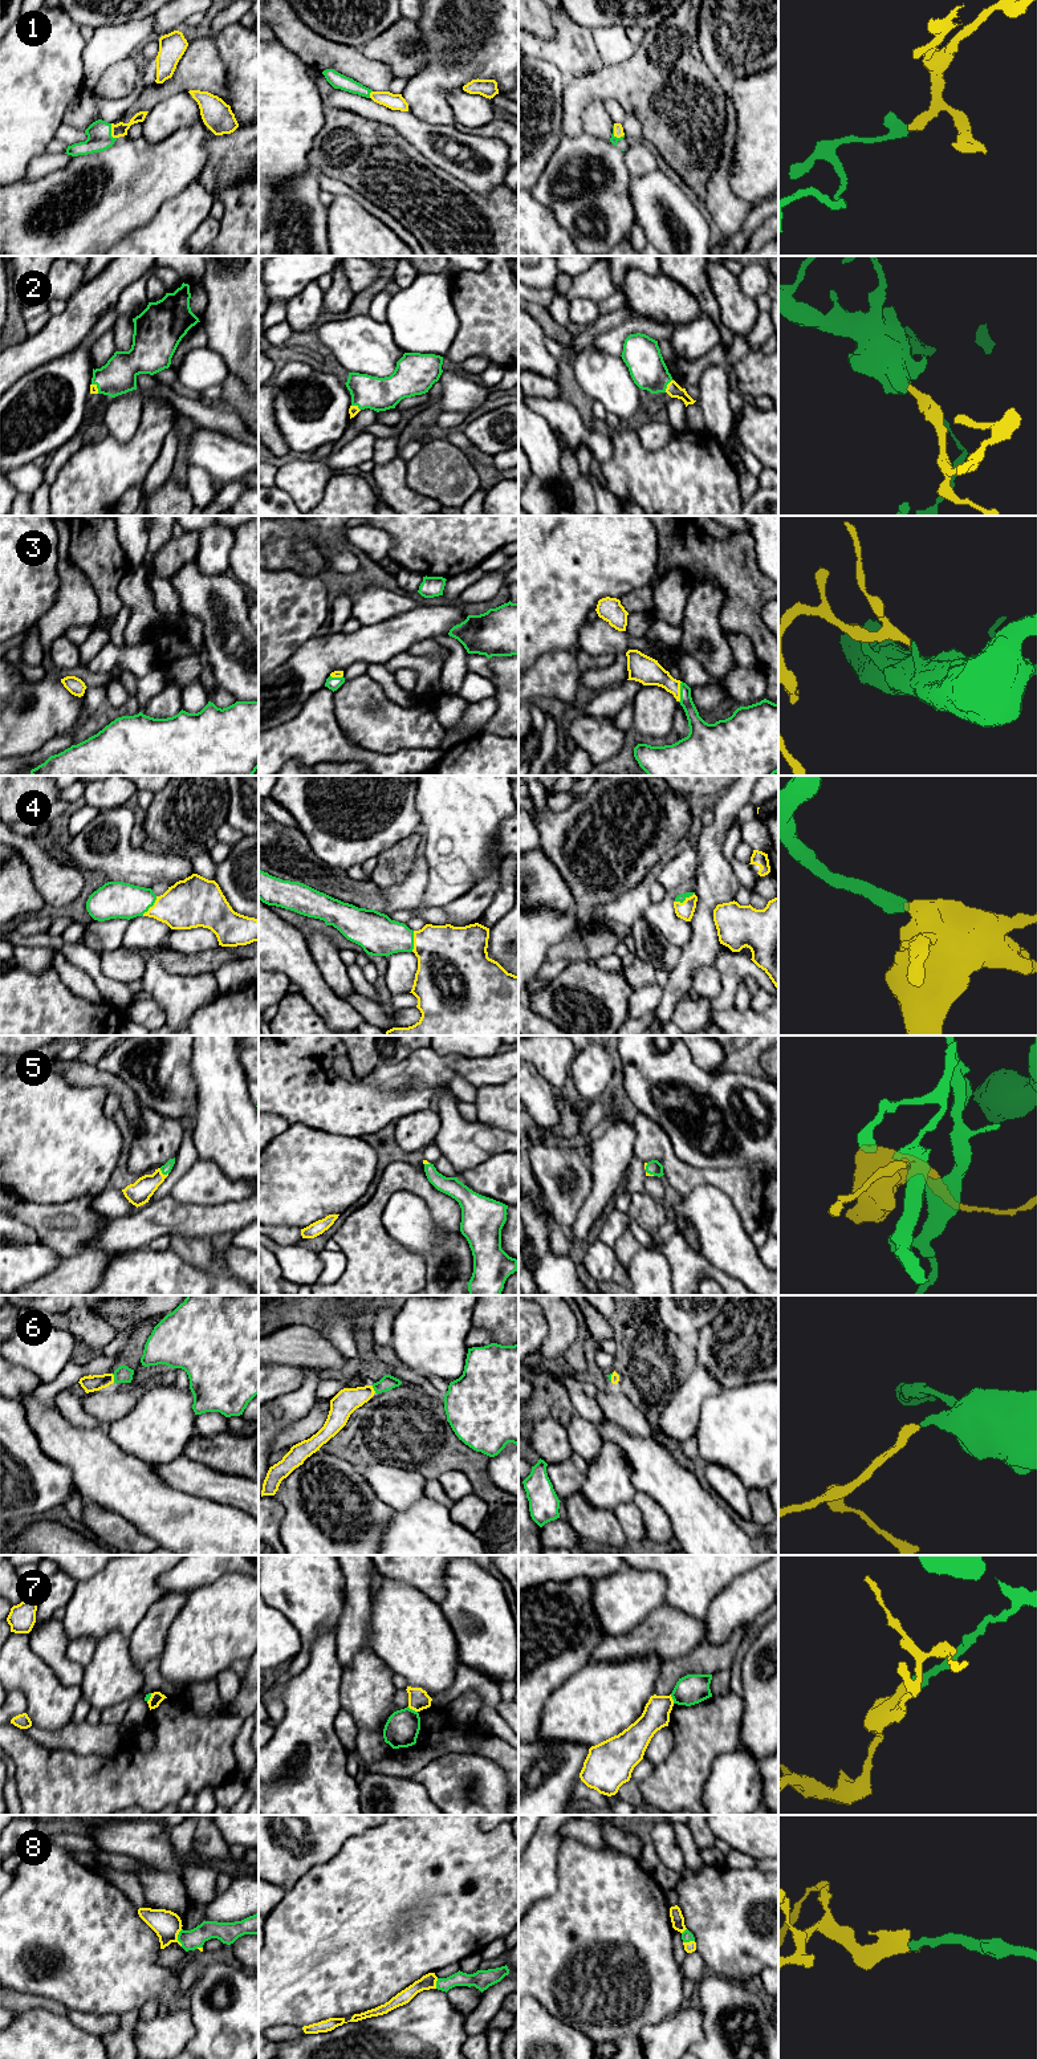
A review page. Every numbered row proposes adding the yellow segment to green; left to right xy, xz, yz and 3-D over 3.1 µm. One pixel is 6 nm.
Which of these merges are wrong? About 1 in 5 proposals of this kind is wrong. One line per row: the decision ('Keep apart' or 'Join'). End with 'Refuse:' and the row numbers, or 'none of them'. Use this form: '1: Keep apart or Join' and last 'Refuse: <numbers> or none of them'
1: Join
2: Join
3: Join
4: Join
5: Join
6: Join
7: Keep apart
8: Join
Refuse: 7

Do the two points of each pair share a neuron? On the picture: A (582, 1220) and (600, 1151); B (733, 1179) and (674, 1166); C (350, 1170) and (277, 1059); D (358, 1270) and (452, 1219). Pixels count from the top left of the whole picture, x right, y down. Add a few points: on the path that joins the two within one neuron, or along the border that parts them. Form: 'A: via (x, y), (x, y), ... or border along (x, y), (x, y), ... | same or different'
A: via (596, 1203), (602, 1192), (602, 1168) | same
B: via (719, 1179), (688, 1177) | same
C: border along (295, 1123), (304, 1122), (326, 1131), (356, 1138) | different
D: via (366, 1235), (367, 1219), (394, 1184), (418, 1184) | same

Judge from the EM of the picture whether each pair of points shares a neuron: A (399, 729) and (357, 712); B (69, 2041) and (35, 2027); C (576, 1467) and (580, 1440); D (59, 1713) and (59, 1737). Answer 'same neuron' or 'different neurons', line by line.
A: same neuron
B: same neuron
C: different neurons
D: different neurons

